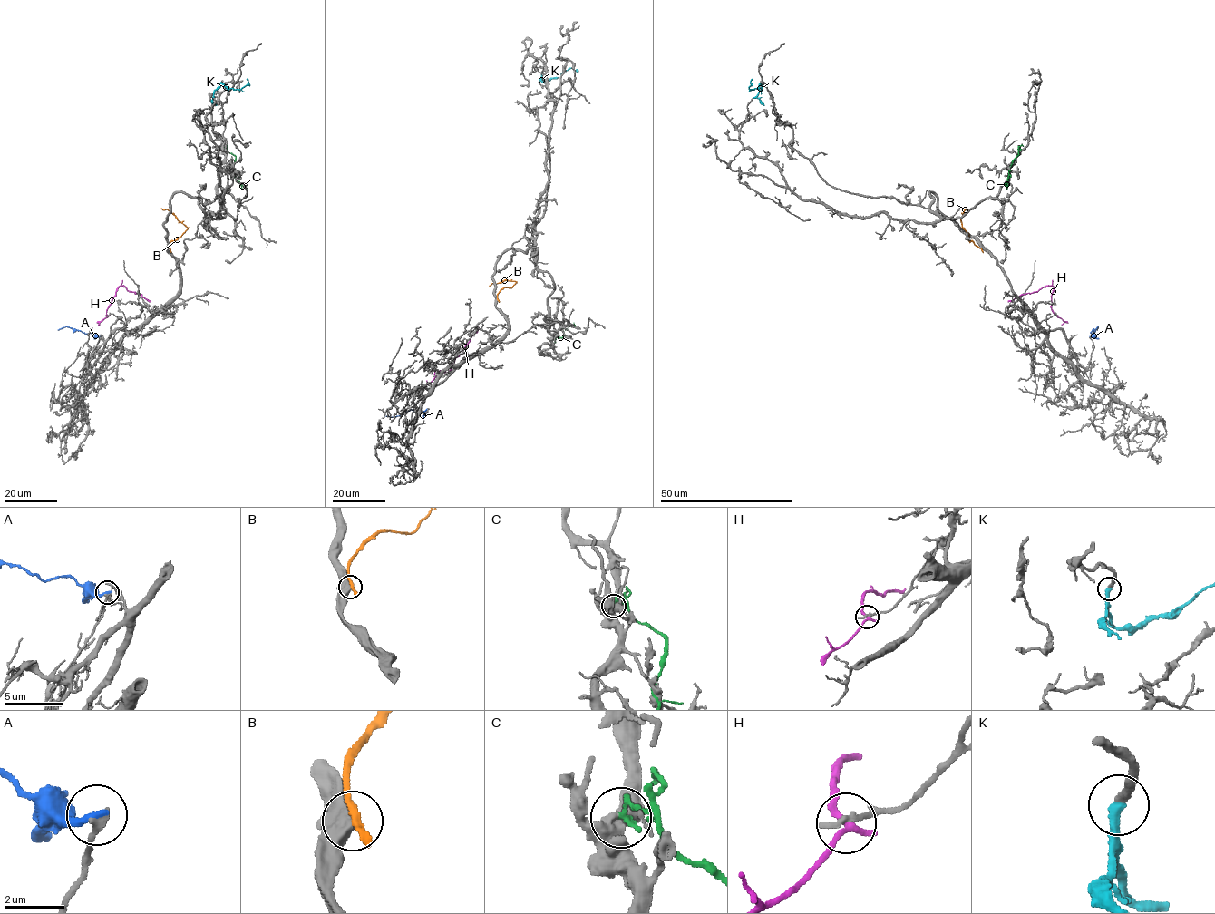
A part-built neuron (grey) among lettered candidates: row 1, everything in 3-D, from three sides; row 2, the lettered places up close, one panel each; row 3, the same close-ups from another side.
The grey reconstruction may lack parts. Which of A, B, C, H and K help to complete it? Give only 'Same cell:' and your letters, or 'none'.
Same cell: K

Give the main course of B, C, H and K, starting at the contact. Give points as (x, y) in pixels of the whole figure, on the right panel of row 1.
B: (981, 248), (968, 238), (968, 234), (963, 228), (961, 217), (967, 209)
C: (1021, 149), (1009, 168), (1005, 185), (1008, 184), (1004, 184)
H: (1057, 316), (1051, 306), (1052, 286), (1023, 294), (1008, 302)
K: (753, 98), (762, 90), (762, 86), (750, 89), (752, 79)

